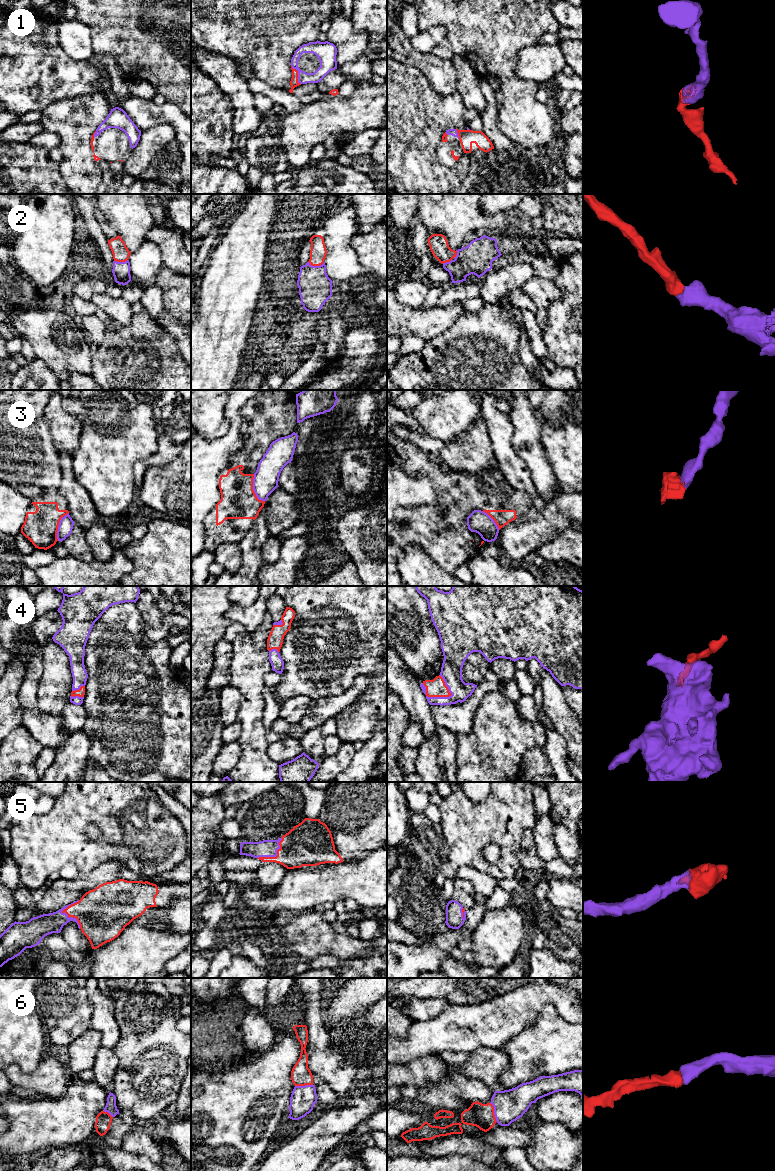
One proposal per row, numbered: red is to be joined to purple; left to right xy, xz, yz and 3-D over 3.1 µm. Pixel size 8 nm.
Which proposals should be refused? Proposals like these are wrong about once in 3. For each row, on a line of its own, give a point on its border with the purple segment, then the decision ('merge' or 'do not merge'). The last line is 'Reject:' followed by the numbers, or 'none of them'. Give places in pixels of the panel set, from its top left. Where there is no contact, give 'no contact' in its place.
1: meets purple in xz at (298, 74); merge
2: meets purple in xz at (316, 266); merge
3: meets purple in xz at (253, 489); do not merge
4: meets purple in yz at (434, 697); merge
5: meets purple in xy at (66, 914); merge
6: meets purple in yz at (494, 1112); merge
Reject: 3

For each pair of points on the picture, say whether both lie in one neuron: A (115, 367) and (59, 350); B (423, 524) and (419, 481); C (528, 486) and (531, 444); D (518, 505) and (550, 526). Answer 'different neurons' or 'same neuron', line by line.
A: different neurons
B: different neurons
C: different neurons
D: different neurons

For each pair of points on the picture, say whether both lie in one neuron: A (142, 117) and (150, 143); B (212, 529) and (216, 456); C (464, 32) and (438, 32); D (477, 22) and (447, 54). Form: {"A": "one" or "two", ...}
{"A": "two", "B": "two", "C": "two", "D": "two"}

